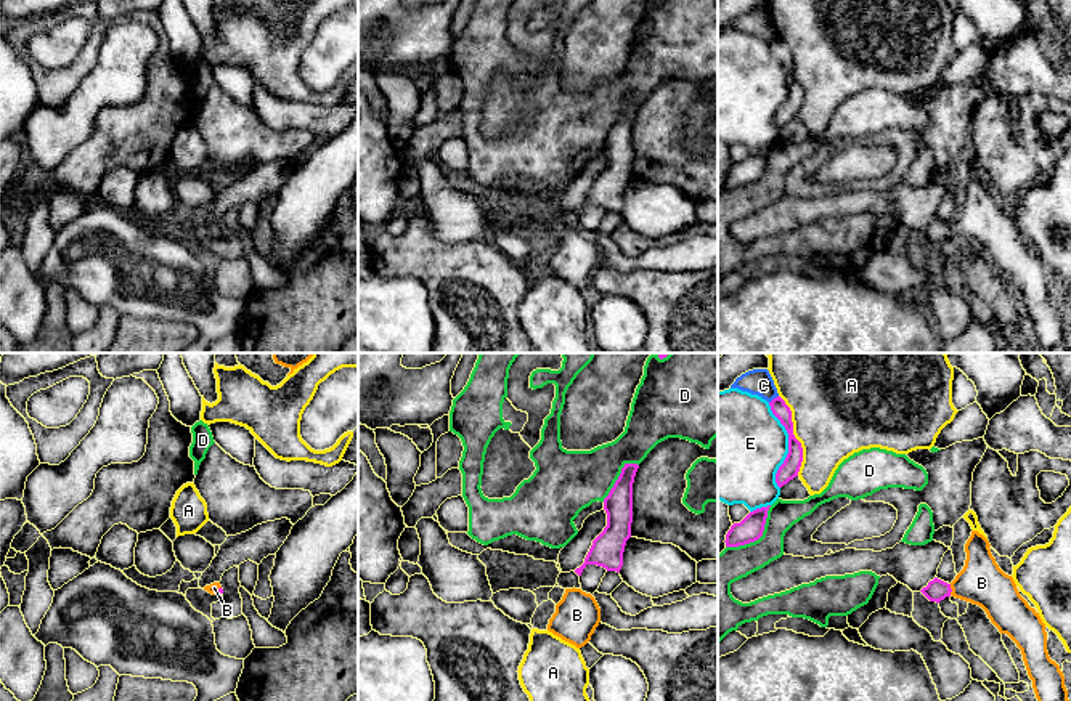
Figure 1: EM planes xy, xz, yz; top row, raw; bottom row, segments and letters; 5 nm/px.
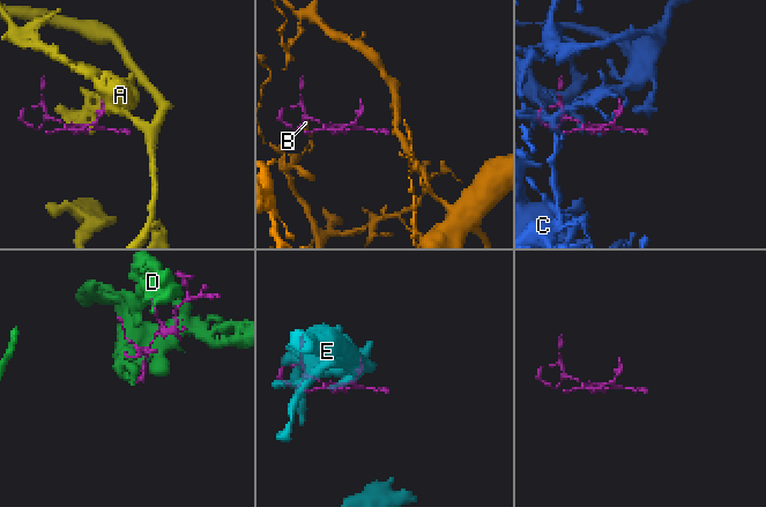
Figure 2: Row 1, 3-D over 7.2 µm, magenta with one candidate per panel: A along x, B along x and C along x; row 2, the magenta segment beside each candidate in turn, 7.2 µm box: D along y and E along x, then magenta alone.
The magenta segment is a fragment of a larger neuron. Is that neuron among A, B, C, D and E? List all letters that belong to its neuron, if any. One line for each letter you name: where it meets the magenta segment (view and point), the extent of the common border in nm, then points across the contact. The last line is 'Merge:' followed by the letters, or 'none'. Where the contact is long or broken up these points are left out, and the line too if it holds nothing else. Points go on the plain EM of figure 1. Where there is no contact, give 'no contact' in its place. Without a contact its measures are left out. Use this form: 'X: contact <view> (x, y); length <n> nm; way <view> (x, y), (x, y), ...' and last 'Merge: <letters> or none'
B: contact yz (951, 230); length 60 nm; way yz (936, 230), (951, 230), (981, 223)
Merge: B

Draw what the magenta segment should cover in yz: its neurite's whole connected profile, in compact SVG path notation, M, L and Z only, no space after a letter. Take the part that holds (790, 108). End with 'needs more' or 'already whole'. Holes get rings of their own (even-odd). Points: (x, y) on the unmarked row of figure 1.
M777 37L769 43L769 47L772 55L780 61L780 64L785 67L788 74L788 95L776 114L776 124L779 128L782 128L790 120L798 117L803 103L803 88L793 75L792 51L785 45L785 42L780 37Z; already whole

